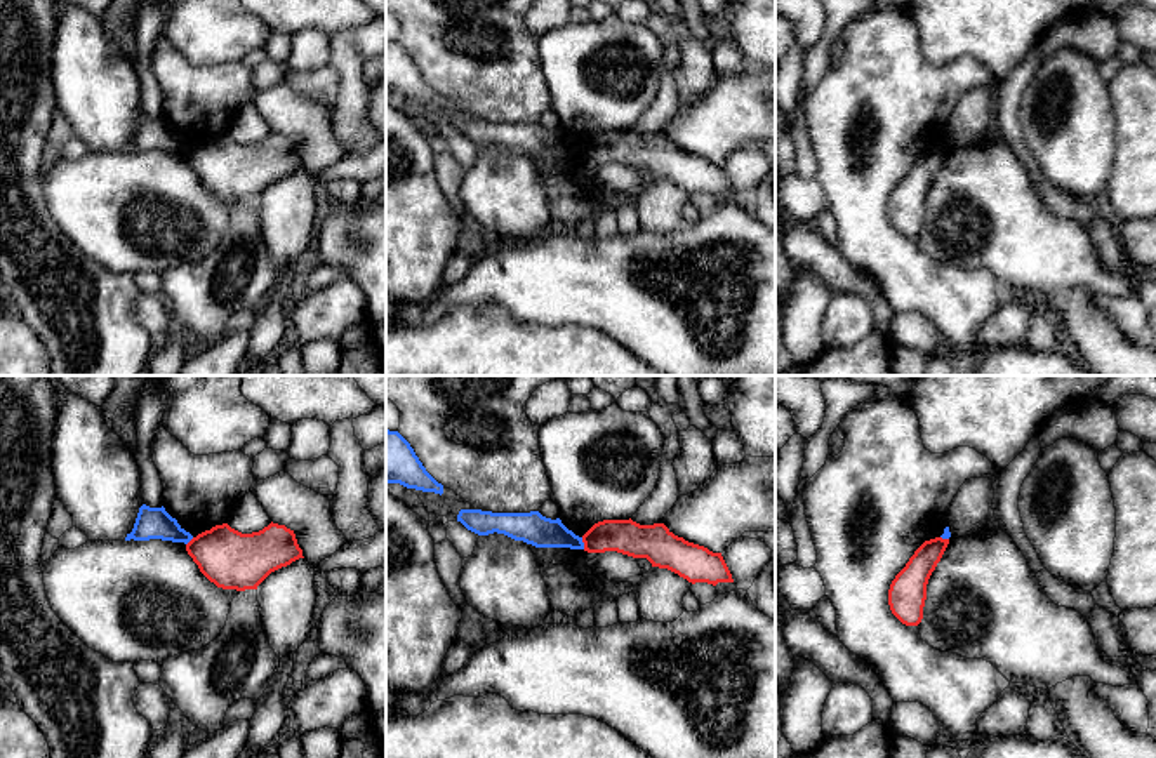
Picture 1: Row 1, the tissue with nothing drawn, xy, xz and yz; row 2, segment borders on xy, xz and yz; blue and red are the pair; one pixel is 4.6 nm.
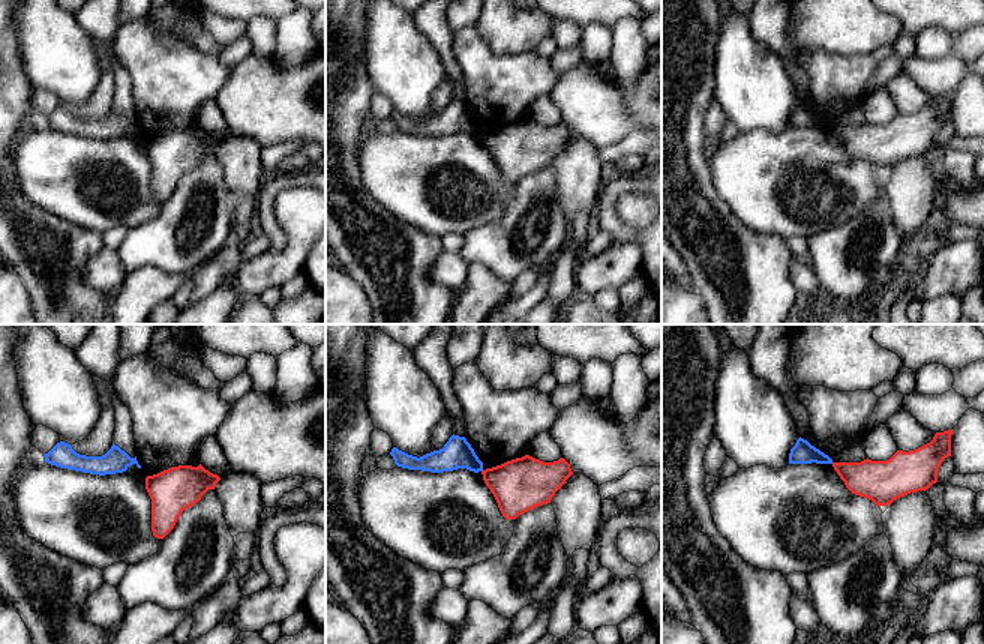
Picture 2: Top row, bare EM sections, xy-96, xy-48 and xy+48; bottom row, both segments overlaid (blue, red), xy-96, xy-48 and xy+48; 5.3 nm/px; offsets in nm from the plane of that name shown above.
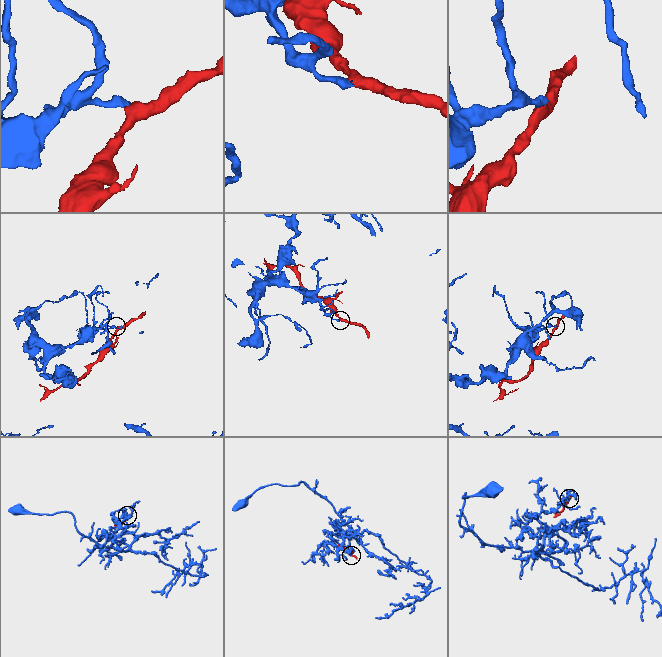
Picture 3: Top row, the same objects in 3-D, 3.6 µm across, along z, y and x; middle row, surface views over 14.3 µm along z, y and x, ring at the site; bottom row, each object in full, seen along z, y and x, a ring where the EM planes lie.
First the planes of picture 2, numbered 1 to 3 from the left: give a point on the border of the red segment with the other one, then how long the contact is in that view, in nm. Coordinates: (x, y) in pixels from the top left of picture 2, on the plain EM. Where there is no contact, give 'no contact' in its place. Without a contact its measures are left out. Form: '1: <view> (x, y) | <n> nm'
1: no contact
2: no contact
3: no contact

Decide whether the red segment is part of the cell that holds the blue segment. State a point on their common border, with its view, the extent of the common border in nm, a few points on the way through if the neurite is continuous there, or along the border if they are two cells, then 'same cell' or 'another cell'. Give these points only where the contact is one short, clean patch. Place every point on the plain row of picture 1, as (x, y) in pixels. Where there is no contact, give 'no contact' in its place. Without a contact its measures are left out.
contact xz (583, 153); length 60 nm; border xz (581, 148), (584, 159); another cell

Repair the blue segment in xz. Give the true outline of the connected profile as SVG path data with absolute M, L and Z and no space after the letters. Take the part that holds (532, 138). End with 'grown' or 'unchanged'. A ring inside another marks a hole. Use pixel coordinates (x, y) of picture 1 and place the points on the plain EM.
M461 120L457 132L478 146L497 143L535 158L584 160L582 148L568 141L560 129L551 130L539 122L492 123L482 120Z; unchanged

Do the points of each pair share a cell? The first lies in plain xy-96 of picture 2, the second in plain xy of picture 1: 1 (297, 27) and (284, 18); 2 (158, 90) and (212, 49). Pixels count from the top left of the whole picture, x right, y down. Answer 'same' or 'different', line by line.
1: different
2: different

